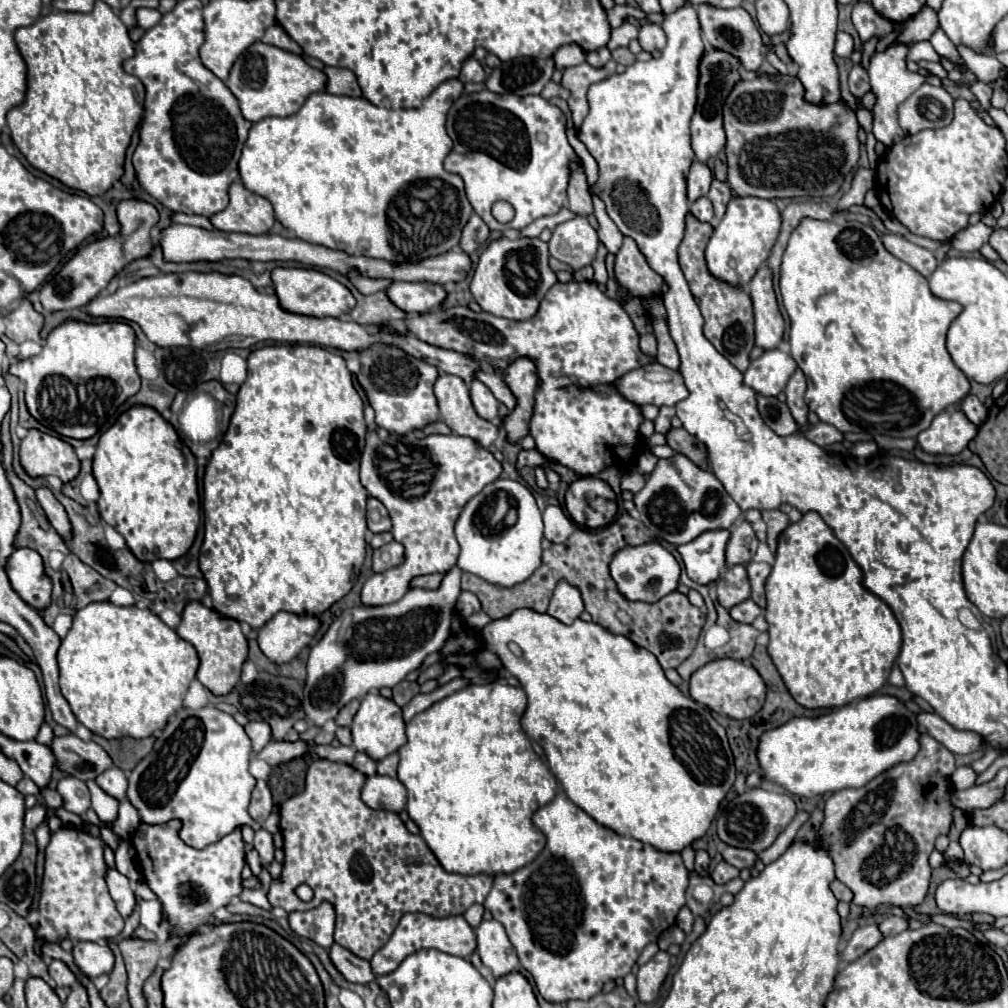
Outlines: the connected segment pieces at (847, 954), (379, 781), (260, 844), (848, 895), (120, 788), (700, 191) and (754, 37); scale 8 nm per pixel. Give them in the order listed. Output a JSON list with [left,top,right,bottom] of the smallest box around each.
[[842,923,882,961],[362,775,406,813],[254,829,274,865],[832,881,854,903],[96,767,126,801],[688,161,712,203],[696,3,764,71]]

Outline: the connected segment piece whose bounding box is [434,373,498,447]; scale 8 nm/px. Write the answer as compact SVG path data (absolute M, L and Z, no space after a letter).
M440 373L434 383L434 393L440 407L442 421L456 433L478 439L484 447L490 447L498 437L498 427L482 417L472 407L468 385L456 377Z

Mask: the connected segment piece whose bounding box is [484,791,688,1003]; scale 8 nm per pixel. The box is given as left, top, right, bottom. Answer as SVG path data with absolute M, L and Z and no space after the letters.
M562 791L548 805L540 807L532 821L546 835L546 847L532 863L518 871L496 875L484 907L504 925L508 939L518 951L520 965L532 973L546 1001L566 1003L570 999L590 999L602 991L608 979L628 975L642 949L676 923L676 915L686 903L688 869L680 853L658 851L638 839L620 837L596 823Z

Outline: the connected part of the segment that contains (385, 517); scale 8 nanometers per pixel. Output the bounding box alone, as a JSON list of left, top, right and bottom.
[368,497,392,533]

